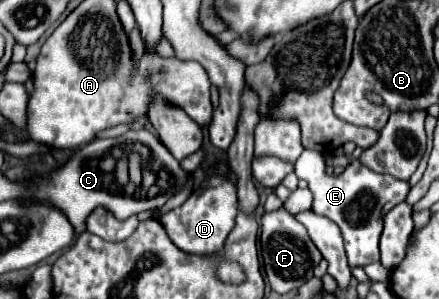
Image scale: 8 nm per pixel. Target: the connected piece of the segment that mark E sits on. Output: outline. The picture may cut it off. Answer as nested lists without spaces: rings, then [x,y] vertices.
[[[302,151],[296,161],[296,175],[298,179],[308,181],[308,189],[314,195],[312,211],[316,215],[328,217],[334,221],[344,237],[344,247],[348,253],[350,267],[364,267],[368,263],[378,261],[378,241],[384,227],[384,215],[398,203],[402,203],[410,191],[408,181],[394,179],[392,175],[374,173],[368,167],[360,165],[358,159],[350,159],[348,167],[340,175],[328,175],[324,171],[324,163],[320,153],[316,151]]]

